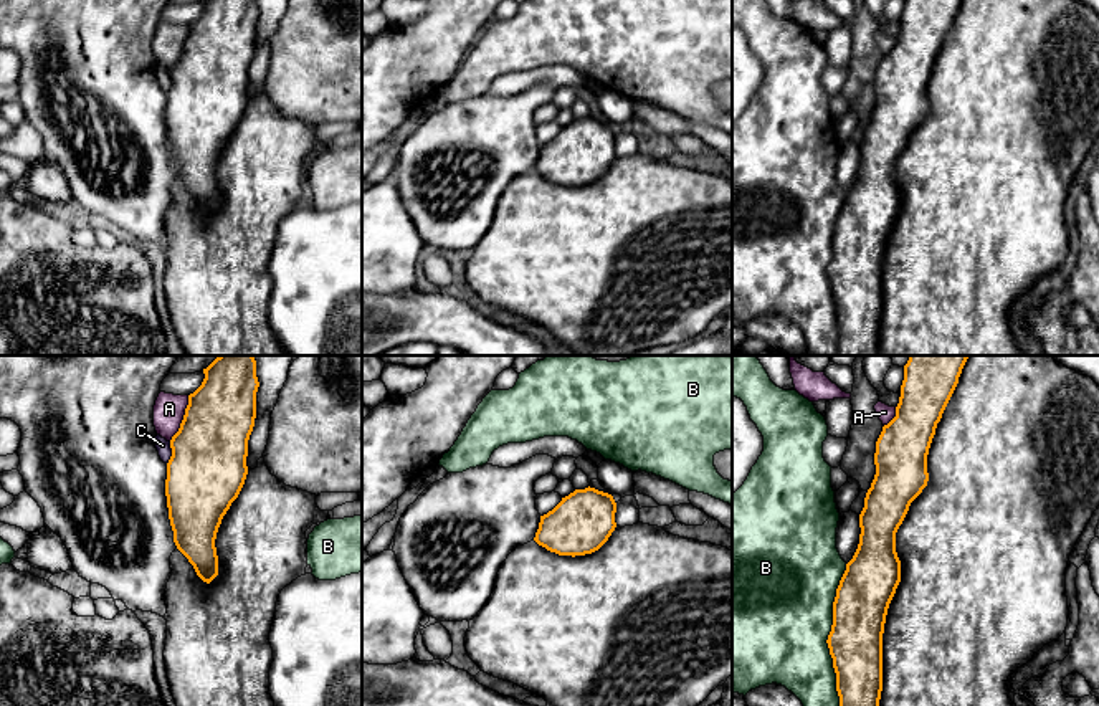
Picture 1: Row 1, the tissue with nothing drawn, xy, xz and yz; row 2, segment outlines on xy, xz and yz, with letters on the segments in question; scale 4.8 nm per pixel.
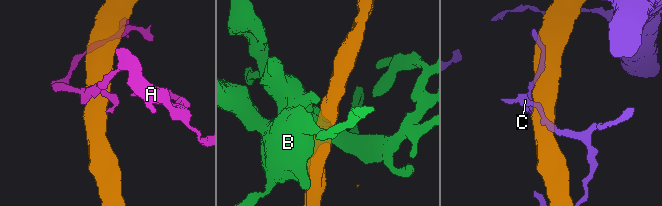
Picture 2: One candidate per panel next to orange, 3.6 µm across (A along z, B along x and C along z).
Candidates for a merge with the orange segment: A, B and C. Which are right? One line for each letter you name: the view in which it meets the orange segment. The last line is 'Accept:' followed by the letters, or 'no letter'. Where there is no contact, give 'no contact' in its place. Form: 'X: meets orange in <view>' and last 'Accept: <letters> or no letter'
Accept: no letter

